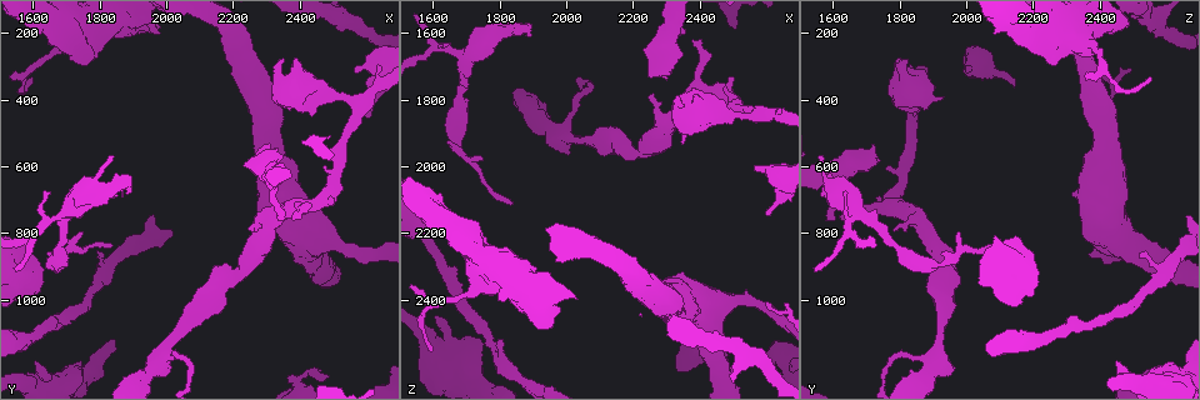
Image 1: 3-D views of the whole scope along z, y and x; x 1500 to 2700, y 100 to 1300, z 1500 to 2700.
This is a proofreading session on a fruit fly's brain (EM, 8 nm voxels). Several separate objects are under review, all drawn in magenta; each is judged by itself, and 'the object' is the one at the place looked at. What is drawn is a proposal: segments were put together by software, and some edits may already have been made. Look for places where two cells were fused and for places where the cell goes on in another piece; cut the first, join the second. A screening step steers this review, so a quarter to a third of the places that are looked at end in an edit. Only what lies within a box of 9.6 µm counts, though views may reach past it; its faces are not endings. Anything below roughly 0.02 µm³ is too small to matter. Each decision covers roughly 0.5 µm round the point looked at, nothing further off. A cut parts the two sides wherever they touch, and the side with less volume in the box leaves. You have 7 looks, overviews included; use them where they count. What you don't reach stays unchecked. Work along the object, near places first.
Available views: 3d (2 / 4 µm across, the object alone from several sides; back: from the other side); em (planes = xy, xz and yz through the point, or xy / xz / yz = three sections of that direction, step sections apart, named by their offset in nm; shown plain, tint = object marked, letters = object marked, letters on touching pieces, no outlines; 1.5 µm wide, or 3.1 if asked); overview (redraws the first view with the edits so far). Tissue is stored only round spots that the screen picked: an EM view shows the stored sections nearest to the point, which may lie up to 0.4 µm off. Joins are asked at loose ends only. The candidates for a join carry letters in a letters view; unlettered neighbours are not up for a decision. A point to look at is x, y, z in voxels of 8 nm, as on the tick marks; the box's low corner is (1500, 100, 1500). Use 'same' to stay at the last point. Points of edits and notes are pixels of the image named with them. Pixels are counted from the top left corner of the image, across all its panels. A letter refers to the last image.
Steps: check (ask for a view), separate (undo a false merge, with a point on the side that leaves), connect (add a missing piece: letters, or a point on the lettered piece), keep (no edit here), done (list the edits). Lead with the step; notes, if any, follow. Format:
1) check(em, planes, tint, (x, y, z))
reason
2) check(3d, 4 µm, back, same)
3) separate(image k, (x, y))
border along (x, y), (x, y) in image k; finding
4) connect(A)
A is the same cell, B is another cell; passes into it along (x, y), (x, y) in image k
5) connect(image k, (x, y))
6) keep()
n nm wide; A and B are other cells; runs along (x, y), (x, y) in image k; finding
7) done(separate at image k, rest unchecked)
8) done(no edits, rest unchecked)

check(em, yz, step 4, letters, (1800, 860, 2510))
an open end

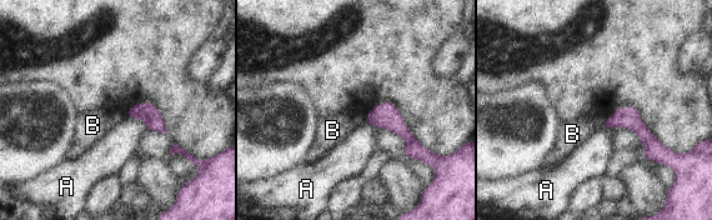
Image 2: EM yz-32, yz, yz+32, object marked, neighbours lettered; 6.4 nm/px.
check(em, planes, letters, same)
cut it another way

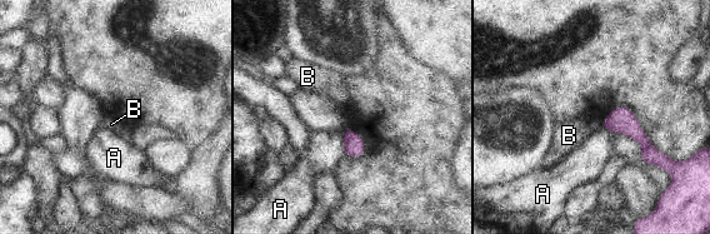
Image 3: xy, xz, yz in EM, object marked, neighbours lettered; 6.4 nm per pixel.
keep()
A touches over 150 nm; A and B are other cells; no lettered piece goes on from it

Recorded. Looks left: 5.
check(3d, 4 µm, (1620, 1180, 2460))

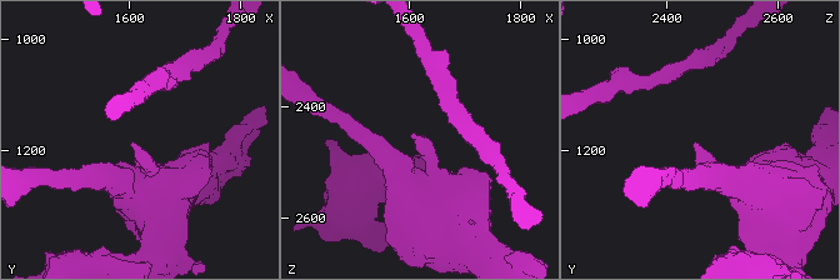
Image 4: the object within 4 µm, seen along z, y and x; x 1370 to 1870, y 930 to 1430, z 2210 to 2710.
check(em, planes, letters, (1615, 1185, 2455))

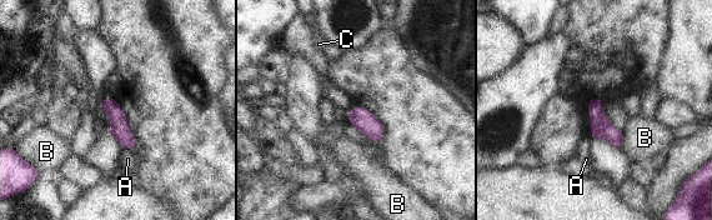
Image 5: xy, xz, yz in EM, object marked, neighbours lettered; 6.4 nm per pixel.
keep()
B touches over 120 nm; A, B and C are other cells; no lettered piece goes on from it

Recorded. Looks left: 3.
check(3d, 4 µm, (1660, 890, 1930))
calibre changes

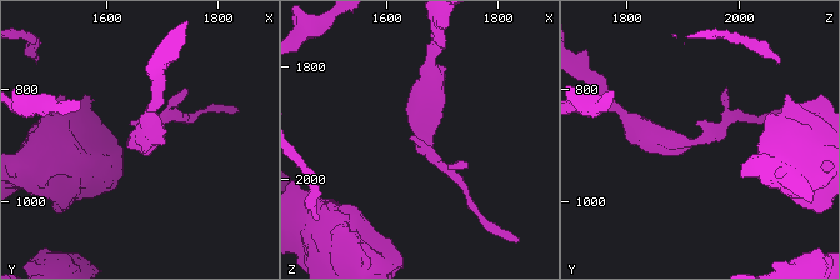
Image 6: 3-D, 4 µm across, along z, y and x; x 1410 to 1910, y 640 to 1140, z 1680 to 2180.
check(em, planes, tint, (1660, 885, 1925))
now the EM

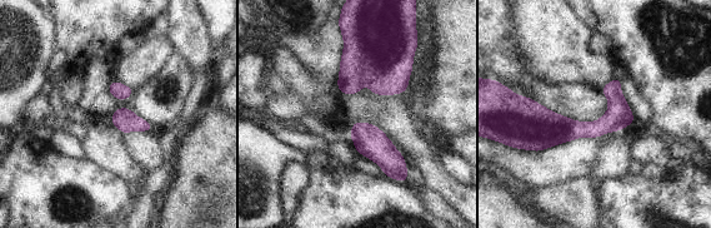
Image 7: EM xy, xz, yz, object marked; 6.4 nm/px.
check(em, planes, letters, same)
what lies round it

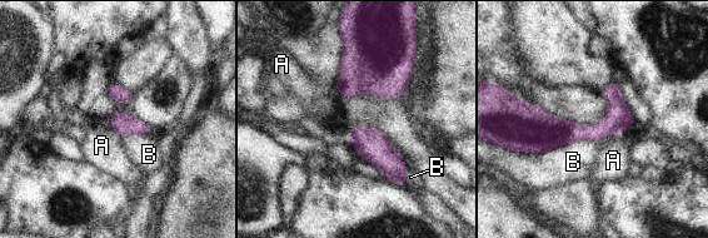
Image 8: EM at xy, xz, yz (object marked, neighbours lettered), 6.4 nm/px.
keep()
A and B are other cells; continuous, no second cell

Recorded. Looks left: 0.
done(no edits, rest unchecked)

